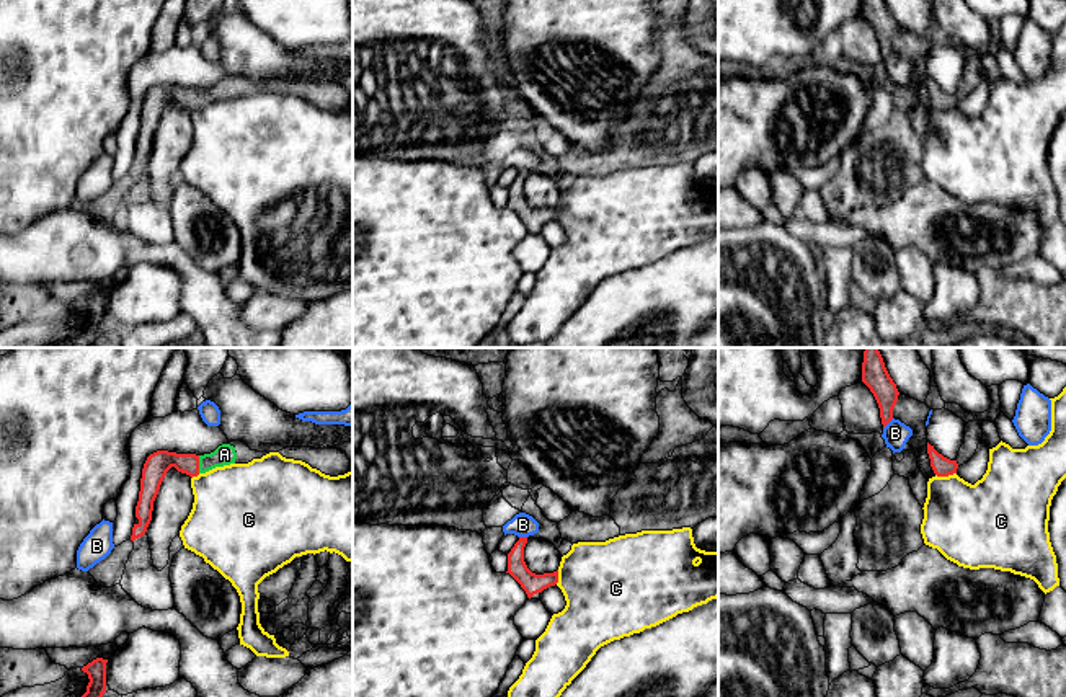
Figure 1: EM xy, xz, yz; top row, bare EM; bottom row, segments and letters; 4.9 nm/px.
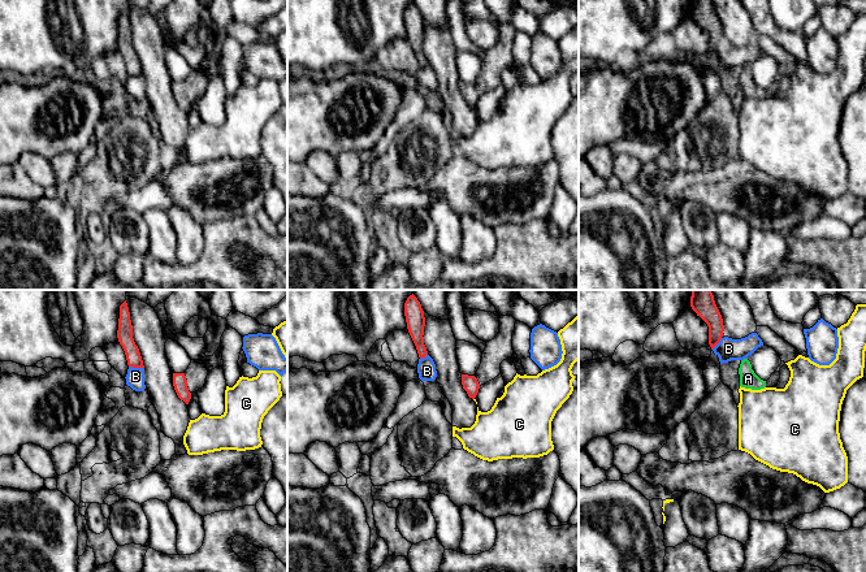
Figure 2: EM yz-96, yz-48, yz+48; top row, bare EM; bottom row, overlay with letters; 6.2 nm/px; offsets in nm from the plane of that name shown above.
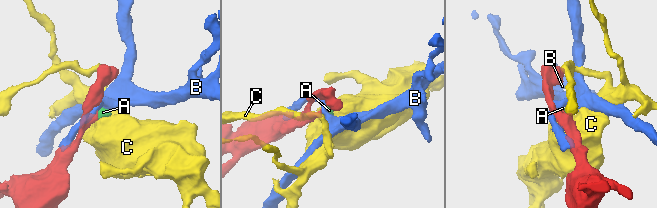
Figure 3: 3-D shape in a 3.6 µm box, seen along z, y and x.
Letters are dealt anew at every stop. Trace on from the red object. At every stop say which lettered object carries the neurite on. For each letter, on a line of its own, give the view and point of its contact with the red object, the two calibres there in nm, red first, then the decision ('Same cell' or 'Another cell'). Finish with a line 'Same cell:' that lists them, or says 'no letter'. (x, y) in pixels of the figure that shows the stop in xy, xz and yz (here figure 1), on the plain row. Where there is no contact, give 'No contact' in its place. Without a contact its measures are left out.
A: Touches red at xy (198, 98). Thickness 120 nm (red) against 100 nm. Same cell
B: Touches red at yz (888, 56). Thickness 120 nm (red) against 120 nm. Another cell
C: Touches red at yz (946, 110). Thickness 100 nm (red) against 380 nm. Another cell
Same cell: A

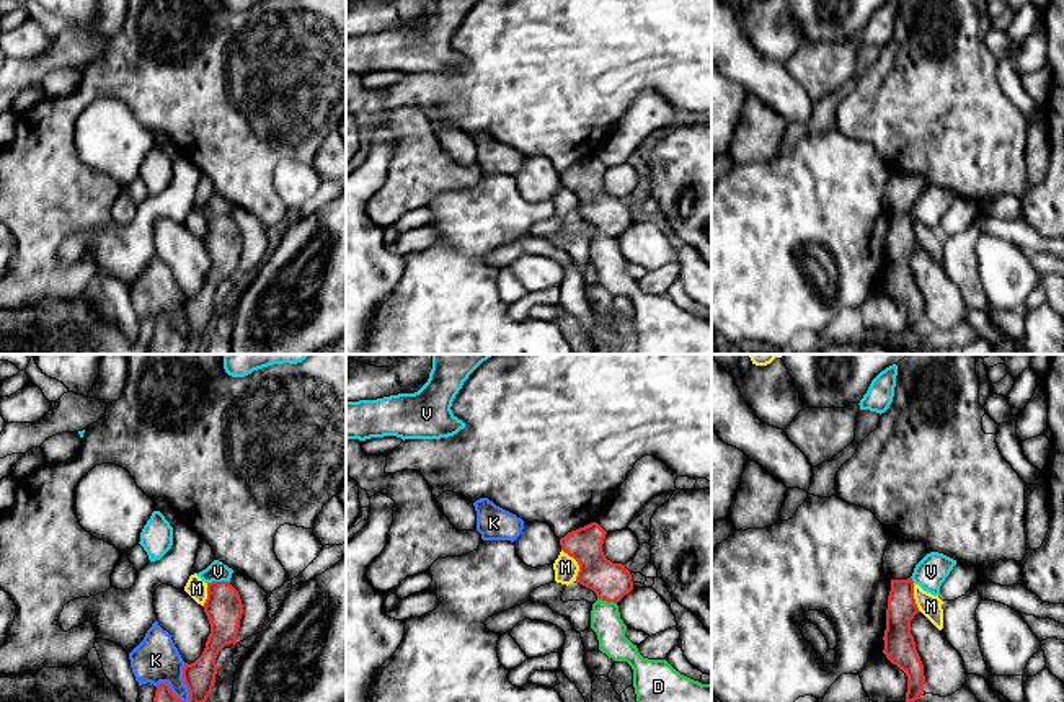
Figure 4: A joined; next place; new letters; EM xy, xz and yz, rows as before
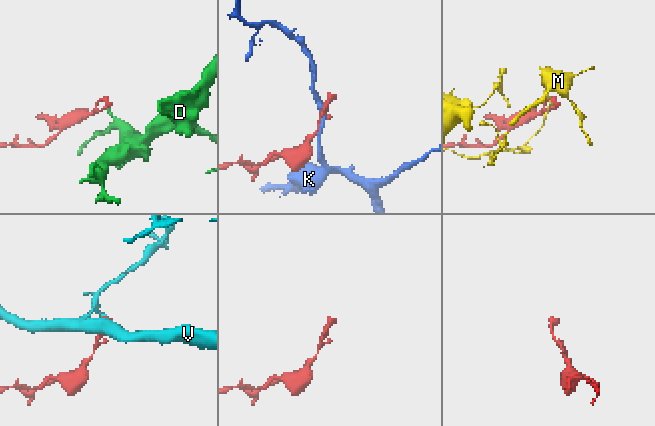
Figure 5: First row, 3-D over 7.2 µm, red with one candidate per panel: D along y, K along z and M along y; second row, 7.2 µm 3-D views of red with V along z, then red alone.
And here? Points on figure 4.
D: Touches red at xz (607, 235). Thickness 190 nm (red) against 150 nm. Another cell
K: Touches red at xy (185, 317). Thickness 170 nm (red) against 220 nm. Another cell
M: Touches red at xz (578, 198). Thickness 190 nm (red) against 120 nm. Another cell
V: Touches red at xy (217, 216). Thickness 180 nm (red) against 100 nm. Another cell
Same cell: no letter

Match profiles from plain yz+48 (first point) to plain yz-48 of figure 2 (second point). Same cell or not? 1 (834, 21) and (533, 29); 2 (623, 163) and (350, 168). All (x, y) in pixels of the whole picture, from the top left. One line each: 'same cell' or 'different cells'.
1: different cells
2: same cell

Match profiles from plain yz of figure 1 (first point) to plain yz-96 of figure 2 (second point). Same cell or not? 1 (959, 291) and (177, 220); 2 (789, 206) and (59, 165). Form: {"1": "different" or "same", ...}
{"1": "same", "2": "same"}

